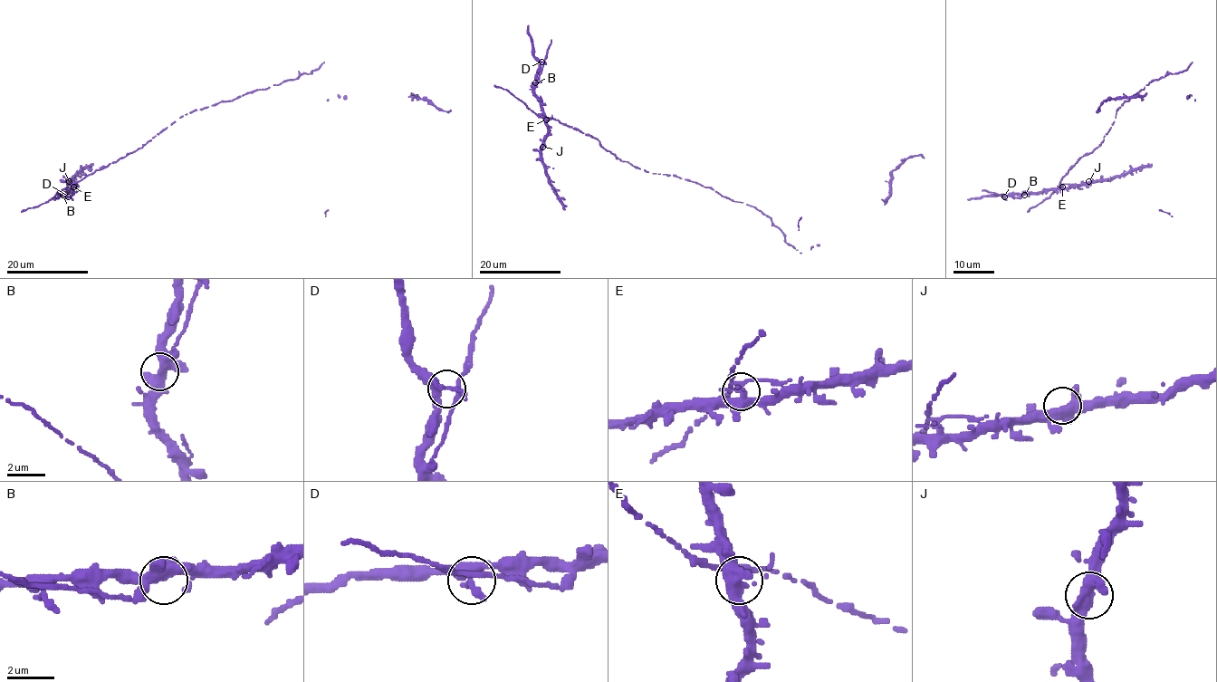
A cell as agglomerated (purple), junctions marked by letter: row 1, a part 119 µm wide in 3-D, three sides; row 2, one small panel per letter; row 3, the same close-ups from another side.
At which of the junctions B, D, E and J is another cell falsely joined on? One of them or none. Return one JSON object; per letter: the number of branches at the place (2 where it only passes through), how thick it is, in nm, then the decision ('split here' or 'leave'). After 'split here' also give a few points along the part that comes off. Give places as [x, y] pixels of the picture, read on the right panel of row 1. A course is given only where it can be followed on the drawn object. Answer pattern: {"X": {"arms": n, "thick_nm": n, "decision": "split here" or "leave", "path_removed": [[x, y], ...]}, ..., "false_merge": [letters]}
{"B": {"arms": 5, "thick_nm": 400, "decision": "leave"}, "D": {"arms": 5, "thick_nm": 300, "decision": "leave"}, "E": {"arms": 6, "thick_nm": 360, "decision": "split here", "path_removed": [[1062, 187], [1060, 181], [1078, 160], [1101, 144], [1125, 101], [1152, 81], [1183, 72], [1192, 62]]}, "J": {"arms": 4, "thick_nm": 360, "decision": "leave"}, "false_merge": ["E"]}

